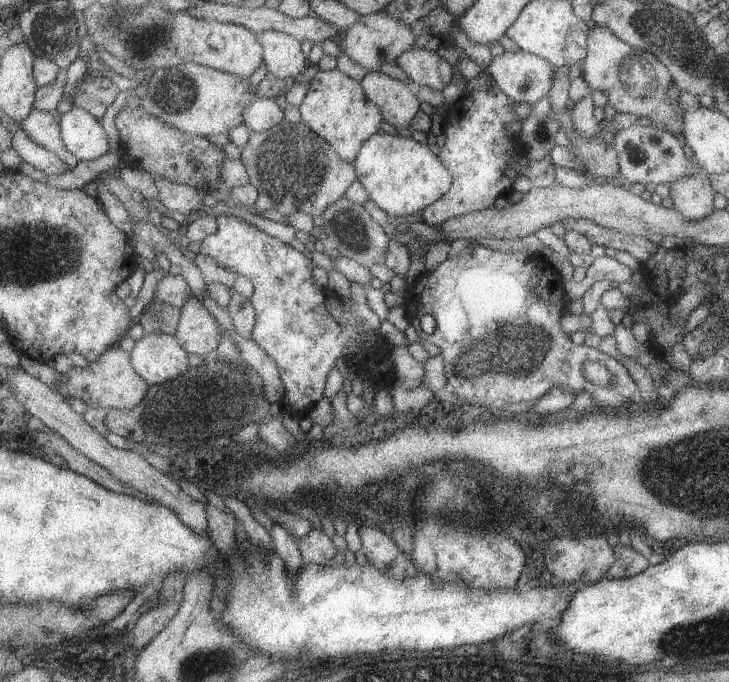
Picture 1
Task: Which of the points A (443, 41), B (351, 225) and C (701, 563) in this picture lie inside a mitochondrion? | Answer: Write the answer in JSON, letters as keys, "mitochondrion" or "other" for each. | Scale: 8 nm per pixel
{"A":"other","B":"other","C":"other"}

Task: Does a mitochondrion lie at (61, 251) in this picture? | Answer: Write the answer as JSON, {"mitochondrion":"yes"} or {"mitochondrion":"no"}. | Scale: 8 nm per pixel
{"mitochondrion":"yes"}

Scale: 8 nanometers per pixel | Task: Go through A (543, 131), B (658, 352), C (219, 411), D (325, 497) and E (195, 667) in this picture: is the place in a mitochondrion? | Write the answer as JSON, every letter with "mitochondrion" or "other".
{"A":"mitochondrion","B":"other","C":"mitochondrion","D":"other","E":"mitochondrion"}

